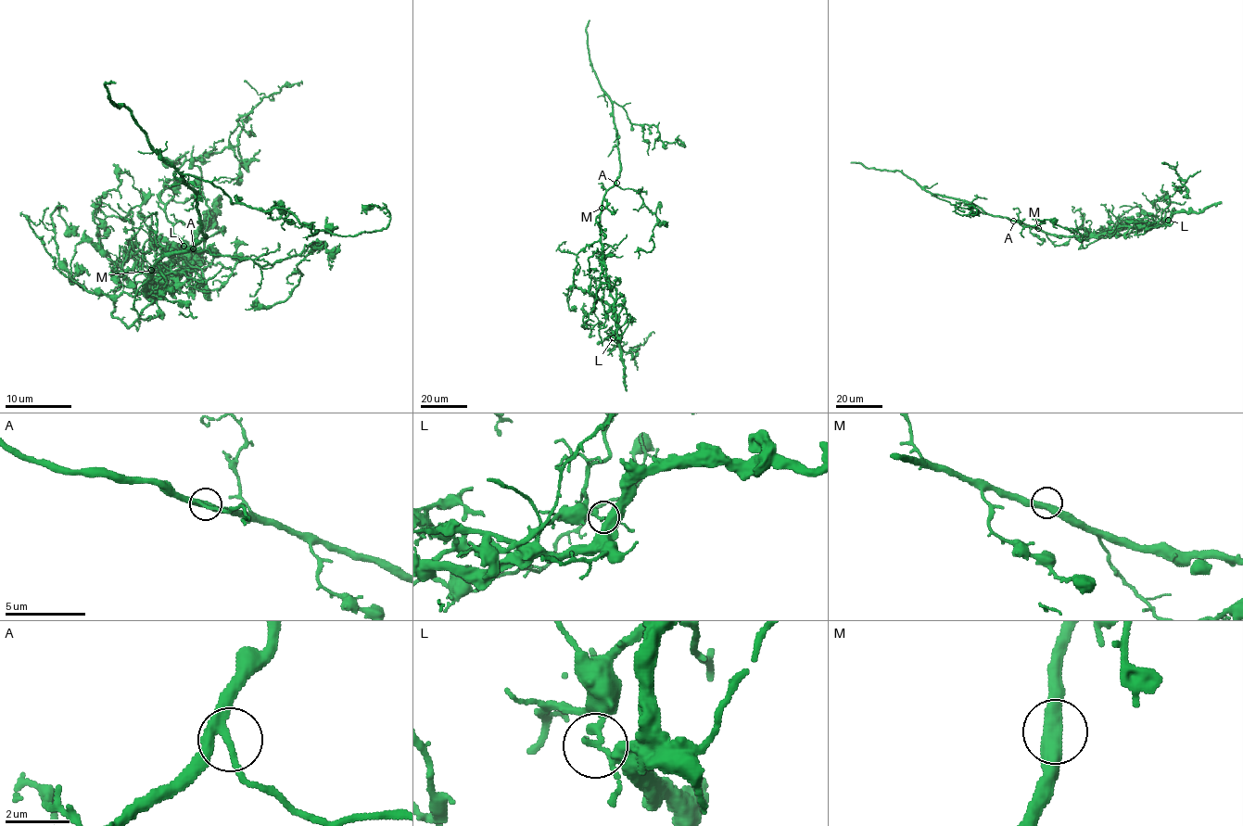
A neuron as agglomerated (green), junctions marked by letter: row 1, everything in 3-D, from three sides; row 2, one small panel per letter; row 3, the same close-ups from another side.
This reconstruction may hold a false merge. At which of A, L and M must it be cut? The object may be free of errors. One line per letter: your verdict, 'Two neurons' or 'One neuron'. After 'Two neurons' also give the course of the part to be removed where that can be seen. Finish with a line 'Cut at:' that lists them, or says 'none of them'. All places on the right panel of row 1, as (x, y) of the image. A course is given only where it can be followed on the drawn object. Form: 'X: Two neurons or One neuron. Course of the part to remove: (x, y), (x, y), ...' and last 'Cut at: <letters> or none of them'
A: One neuron
L: Two neurons. Course of the part to remove: (1168, 219), (1166, 223), (1150, 227), (1120, 226), (1115, 232), (1109, 229), (1090, 237)
M: One neuron
Cut at: L

